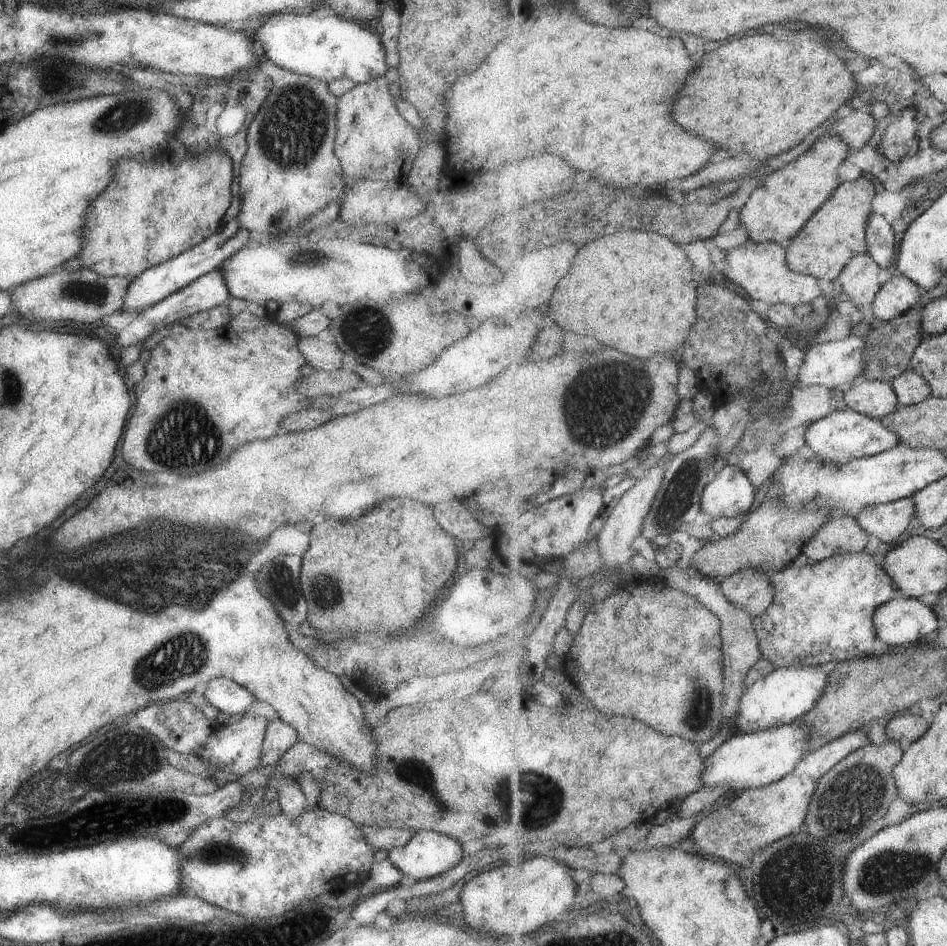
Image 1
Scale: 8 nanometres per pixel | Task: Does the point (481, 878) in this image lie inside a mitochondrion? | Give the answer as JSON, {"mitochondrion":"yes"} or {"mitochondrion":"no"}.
{"mitochondrion":"no"}

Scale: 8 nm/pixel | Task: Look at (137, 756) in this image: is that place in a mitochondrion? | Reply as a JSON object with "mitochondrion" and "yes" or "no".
{"mitochondrion":"yes"}

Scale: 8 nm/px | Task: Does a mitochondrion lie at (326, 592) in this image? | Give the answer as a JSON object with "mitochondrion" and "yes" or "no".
{"mitochondrion":"yes"}

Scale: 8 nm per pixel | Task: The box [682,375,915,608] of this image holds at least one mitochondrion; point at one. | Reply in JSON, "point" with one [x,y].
{"point":[722,389]}

